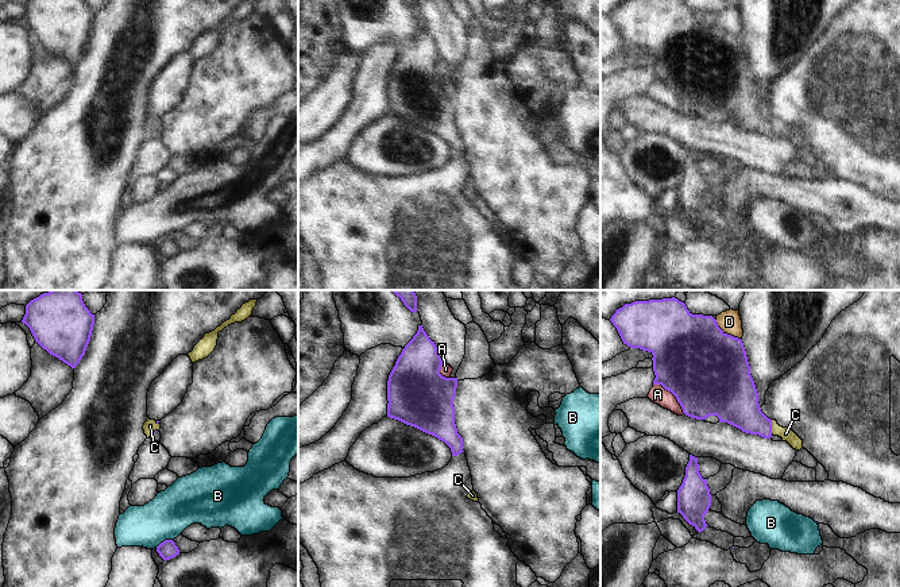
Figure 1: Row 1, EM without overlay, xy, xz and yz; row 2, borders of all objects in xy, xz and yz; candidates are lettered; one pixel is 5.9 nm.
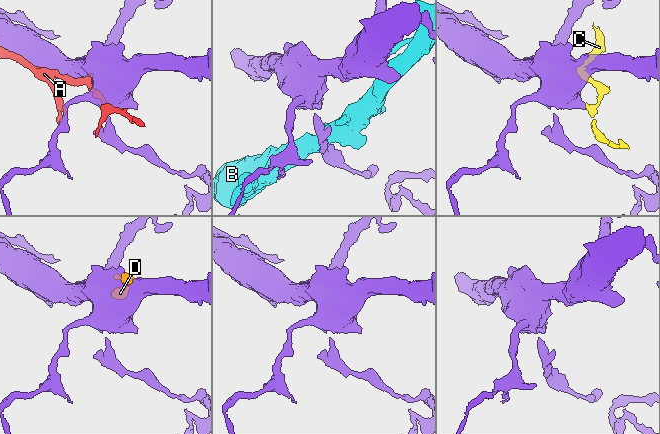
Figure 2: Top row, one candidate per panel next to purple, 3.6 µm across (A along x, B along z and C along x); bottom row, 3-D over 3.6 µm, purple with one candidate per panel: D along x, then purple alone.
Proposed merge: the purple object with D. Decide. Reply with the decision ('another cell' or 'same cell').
another cell

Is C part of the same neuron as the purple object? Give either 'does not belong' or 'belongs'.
does not belong

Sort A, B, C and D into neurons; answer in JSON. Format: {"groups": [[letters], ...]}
{"groups": [["A"], ["B", "D"], ["C"]]}

